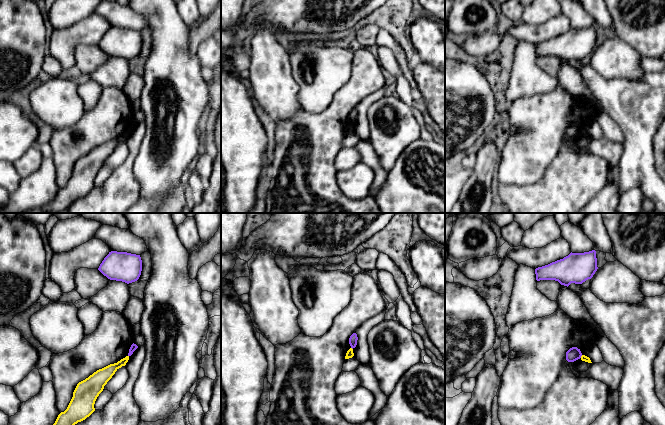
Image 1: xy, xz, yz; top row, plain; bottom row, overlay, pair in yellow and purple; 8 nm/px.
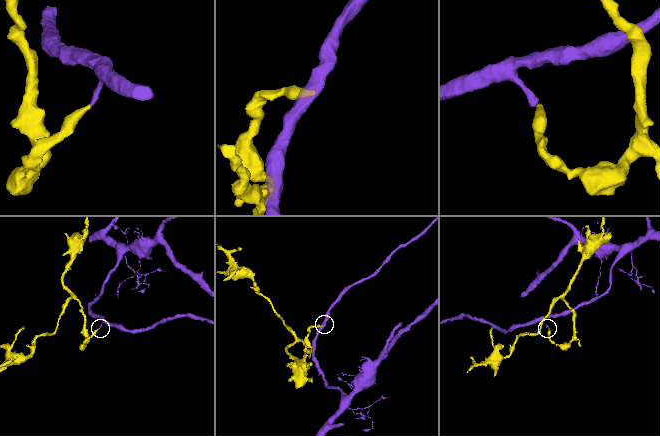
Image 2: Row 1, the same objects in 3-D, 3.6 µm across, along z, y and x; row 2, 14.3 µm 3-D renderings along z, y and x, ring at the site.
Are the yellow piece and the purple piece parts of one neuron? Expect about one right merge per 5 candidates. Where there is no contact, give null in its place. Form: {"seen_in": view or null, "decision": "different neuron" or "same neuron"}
{"seen_in": "yz", "decision": "different neuron"}

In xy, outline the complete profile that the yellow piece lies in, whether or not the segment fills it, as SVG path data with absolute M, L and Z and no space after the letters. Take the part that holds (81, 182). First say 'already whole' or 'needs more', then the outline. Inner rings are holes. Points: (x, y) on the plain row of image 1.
already whole; M126 132L117 139L97 146L79 158L67 185L58 191L55 199L47 206L25 213L58 213L67 209L78 198L85 196L95 187L95 177L103 167L104 162L119 144L126 141L128 136L129 132Z

